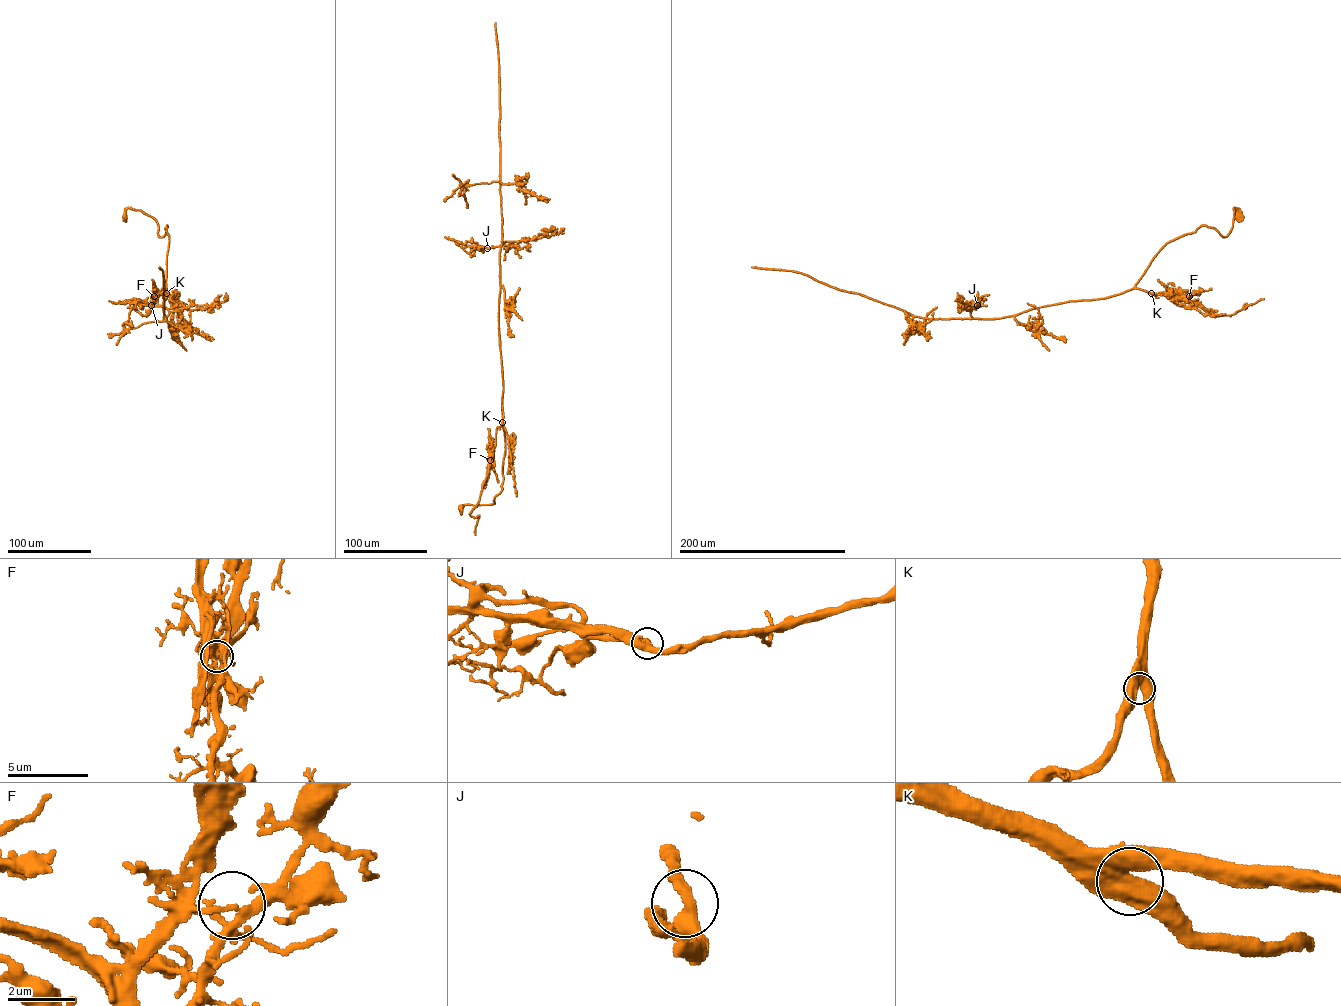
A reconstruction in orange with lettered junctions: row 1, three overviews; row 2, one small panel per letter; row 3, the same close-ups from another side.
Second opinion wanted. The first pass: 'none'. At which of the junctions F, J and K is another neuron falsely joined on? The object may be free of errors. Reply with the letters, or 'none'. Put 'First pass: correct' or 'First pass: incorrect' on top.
First pass: incorrect
F

